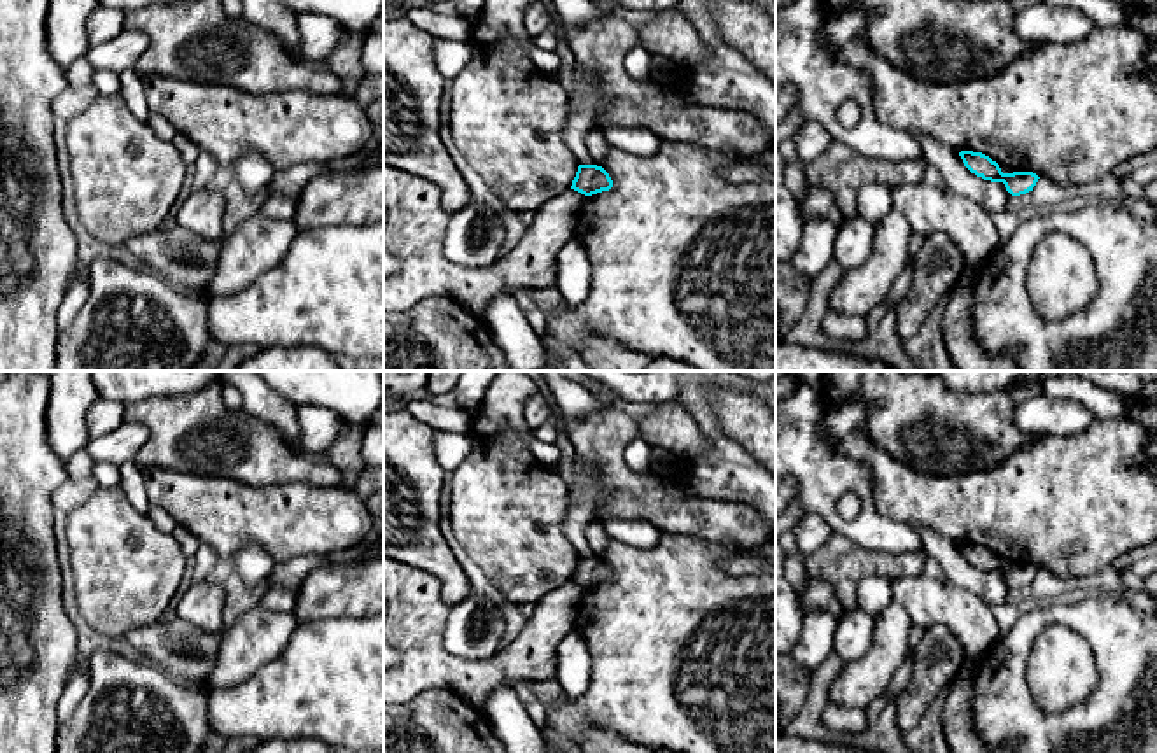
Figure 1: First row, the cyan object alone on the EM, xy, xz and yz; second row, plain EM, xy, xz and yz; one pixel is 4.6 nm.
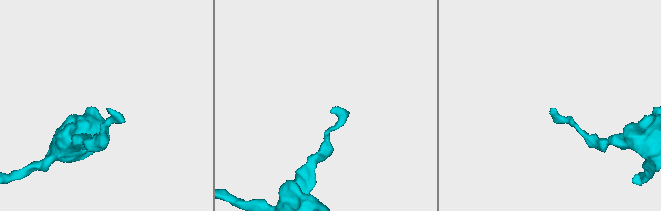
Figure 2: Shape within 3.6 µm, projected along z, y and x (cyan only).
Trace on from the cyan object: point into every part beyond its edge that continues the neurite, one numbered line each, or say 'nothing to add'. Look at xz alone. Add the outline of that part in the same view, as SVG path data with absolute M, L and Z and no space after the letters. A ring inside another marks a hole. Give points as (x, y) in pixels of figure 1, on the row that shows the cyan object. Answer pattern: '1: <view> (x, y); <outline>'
nothing to add

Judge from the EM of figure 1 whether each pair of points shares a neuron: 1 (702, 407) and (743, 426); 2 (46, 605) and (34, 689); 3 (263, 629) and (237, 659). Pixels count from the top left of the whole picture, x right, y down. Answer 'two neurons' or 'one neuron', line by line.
1: two neurons
2: one neuron
3: one neuron

